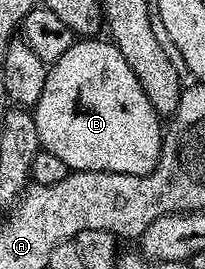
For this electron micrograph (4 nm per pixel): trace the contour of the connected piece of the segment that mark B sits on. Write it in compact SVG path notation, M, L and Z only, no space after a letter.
M86 37L75 41L68 53L60 57L46 72L44 91L40 101L32 109L36 121L36 133L40 133L41 150L53 153L64 161L70 171L111 171L129 175L147 175L152 173L162 156L164 123L152 109L148 93L140 89L136 73L128 69L128 61L113 42L101 43L101 38Z

